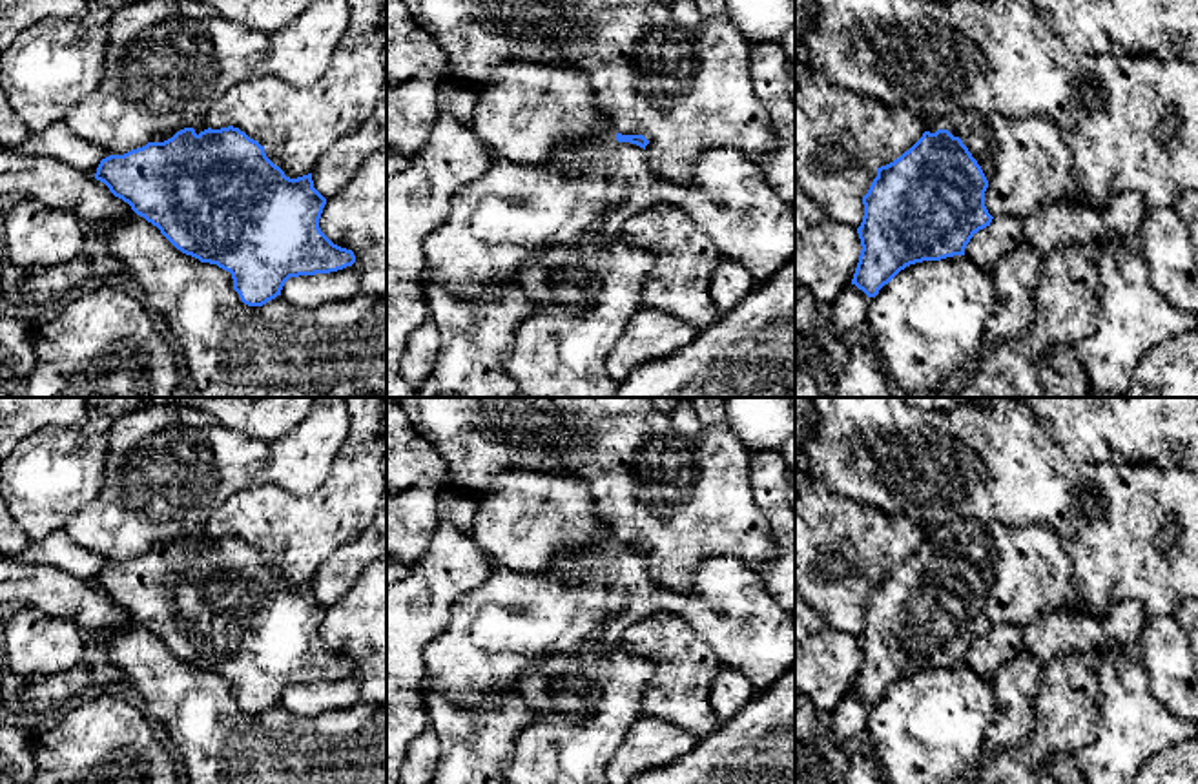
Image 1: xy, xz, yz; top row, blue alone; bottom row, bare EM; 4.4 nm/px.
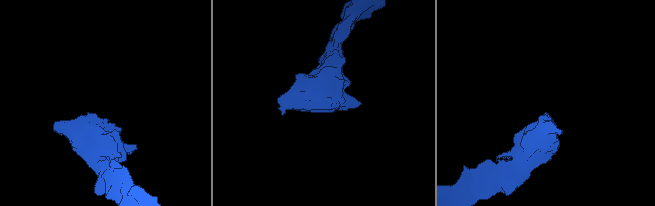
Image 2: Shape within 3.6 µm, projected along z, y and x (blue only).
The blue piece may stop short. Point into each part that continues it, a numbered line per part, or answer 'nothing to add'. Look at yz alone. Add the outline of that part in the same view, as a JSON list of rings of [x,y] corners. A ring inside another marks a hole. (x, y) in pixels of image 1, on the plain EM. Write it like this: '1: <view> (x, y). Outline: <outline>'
1: yz (1027, 573). Outline: [[[959,518],[926,534],[959,545],[981,574],[992,625],[1028,625],[1038,614],[1065,607],[1072,565],[1054,531],[1039,525]]]

